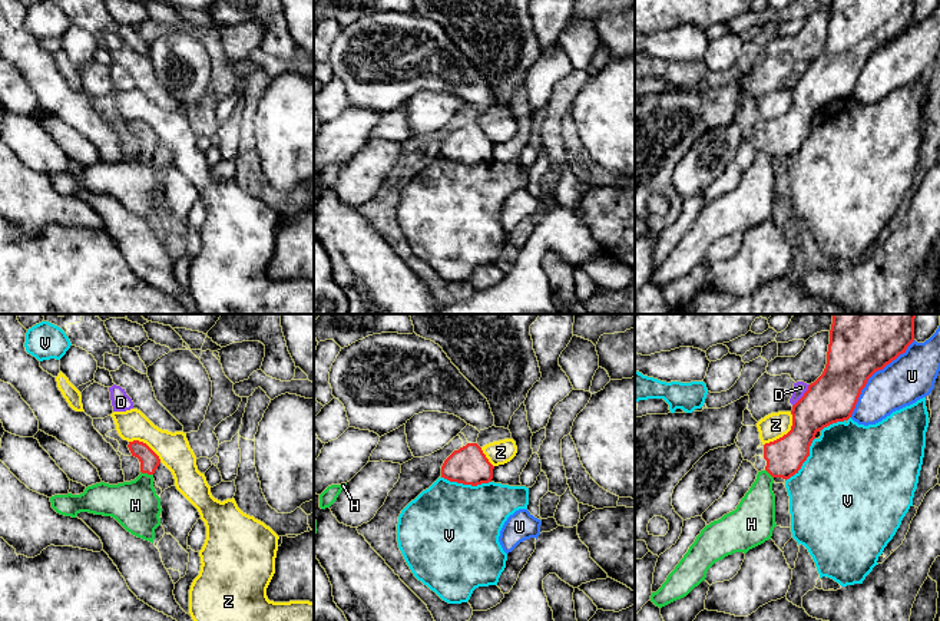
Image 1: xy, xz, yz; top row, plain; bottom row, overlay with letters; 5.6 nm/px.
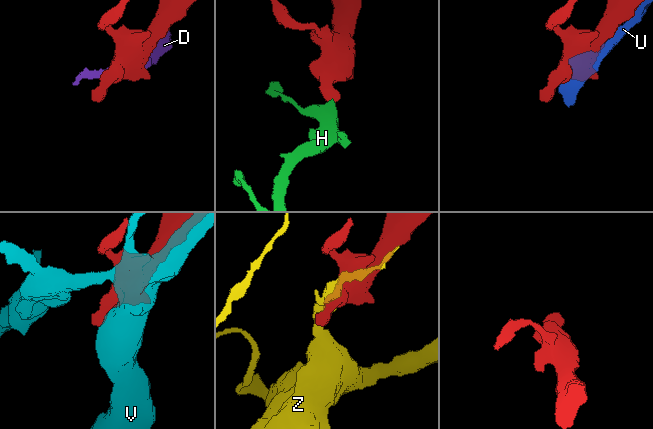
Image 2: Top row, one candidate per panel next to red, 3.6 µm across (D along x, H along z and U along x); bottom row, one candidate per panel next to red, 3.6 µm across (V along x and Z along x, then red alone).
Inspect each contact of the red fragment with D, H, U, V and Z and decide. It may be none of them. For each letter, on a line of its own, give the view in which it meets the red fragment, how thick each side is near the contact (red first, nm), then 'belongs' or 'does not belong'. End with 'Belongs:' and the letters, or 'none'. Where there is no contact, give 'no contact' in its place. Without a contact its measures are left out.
D: meets red in yz; 280 nm thick on the red side, 80 nm on the other; does not belong
H: meets red in xy; 110 nm thick on the red side, 280 nm on the other; belongs
U: meets red in yz; 440 nm thick on the red side, 260 nm on the other; does not belong
V: meets red in xz; 220 nm thick on the red side, 480 nm on the other; does not belong
Z: meets red in yz; 240 nm thick on the red side, 140 nm on the other; does not belong
Belongs: H

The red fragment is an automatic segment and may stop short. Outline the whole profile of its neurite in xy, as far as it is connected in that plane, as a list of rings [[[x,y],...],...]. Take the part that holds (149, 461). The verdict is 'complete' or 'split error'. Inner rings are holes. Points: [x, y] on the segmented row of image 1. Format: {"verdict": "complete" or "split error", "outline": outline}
{"verdict": "split error", "outline": [[[143,442],[128,445],[132,456],[140,462],[140,475],[130,482],[87,486],[80,495],[54,495],[52,508],[64,516],[76,518],[80,512],[115,518],[132,535],[153,544],[155,529],[160,525],[160,498],[153,488],[153,473],[159,456]]]}

